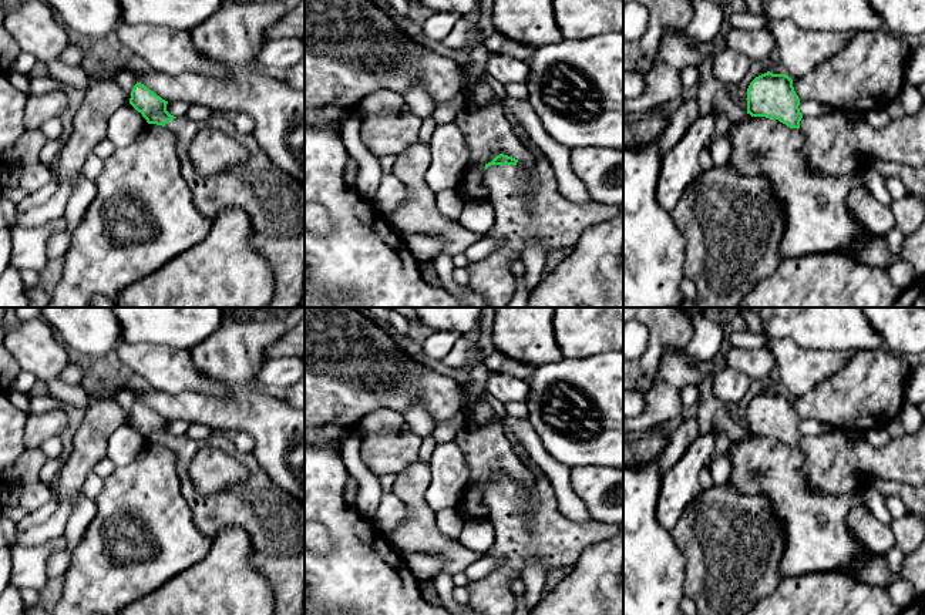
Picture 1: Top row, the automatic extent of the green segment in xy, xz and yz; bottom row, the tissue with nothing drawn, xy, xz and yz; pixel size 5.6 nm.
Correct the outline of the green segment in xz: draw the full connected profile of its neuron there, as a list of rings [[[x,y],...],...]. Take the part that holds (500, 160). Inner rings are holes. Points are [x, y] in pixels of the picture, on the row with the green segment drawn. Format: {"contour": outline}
{"contour": [[[500,154],[484,167],[482,185],[495,215],[487,236],[500,239],[501,246],[484,259],[470,262],[467,272],[470,275],[468,285],[488,308],[507,308],[512,299],[515,276],[509,270],[509,263],[521,259],[522,251],[531,239],[536,239],[548,253],[552,249],[571,248],[588,228],[623,214],[623,204],[575,202],[565,198],[556,188],[554,169],[545,155],[531,161],[535,186],[531,192],[525,192],[517,162],[518,159]]]}

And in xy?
{"contour": [[[141,83],[134,85],[130,104],[142,114],[148,124],[162,125],[176,135],[181,174],[192,192],[194,205],[201,214],[211,222],[229,208],[239,208],[249,216],[252,224],[250,243],[268,258],[273,272],[275,292],[268,308],[297,308],[305,292],[305,185],[273,165],[253,135],[239,135],[232,117],[222,114],[213,115],[205,125],[235,138],[249,151],[249,158],[236,168],[213,177],[204,177],[196,171],[189,155],[189,145],[202,124],[186,115],[171,115],[166,111],[168,101]]]}

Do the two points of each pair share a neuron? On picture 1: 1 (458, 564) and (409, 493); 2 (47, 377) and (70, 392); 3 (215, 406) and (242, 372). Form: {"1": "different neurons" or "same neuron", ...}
{"1": "same neuron", "2": "same neuron", "3": "same neuron"}

